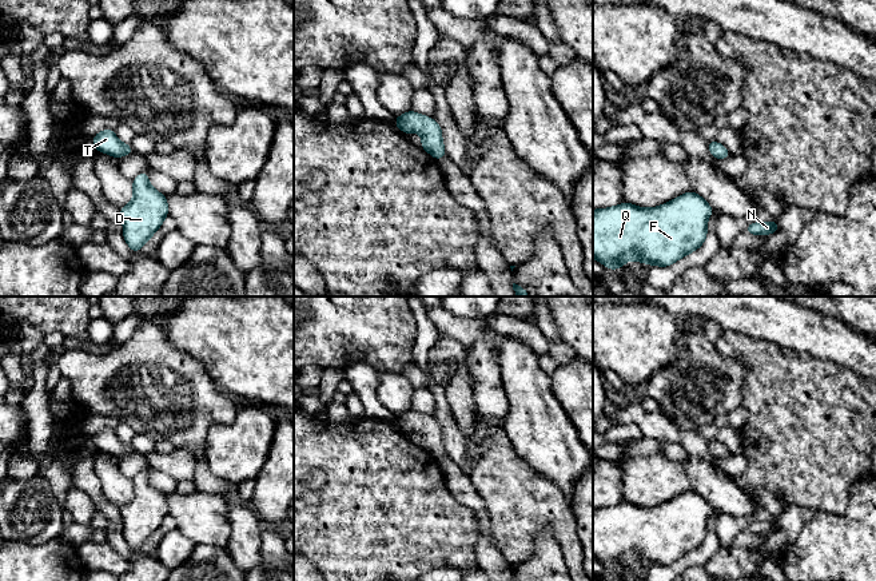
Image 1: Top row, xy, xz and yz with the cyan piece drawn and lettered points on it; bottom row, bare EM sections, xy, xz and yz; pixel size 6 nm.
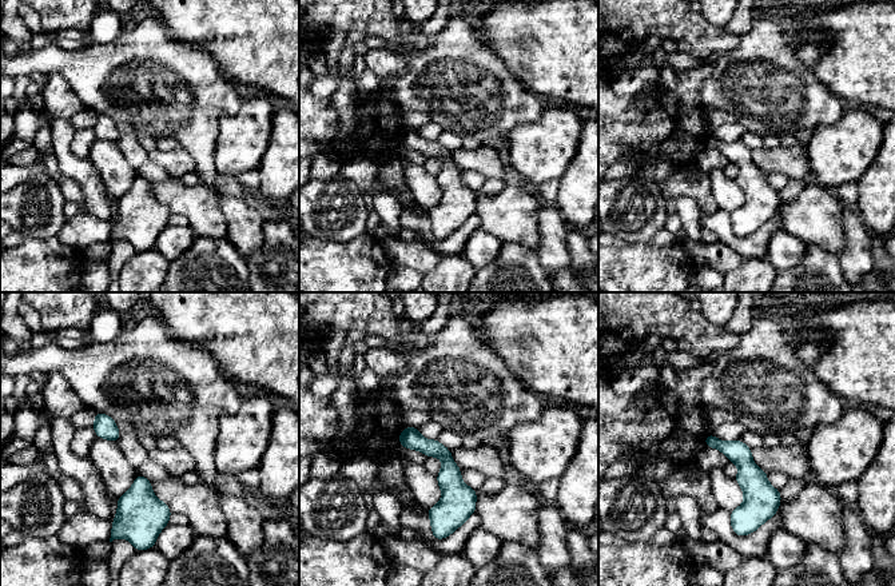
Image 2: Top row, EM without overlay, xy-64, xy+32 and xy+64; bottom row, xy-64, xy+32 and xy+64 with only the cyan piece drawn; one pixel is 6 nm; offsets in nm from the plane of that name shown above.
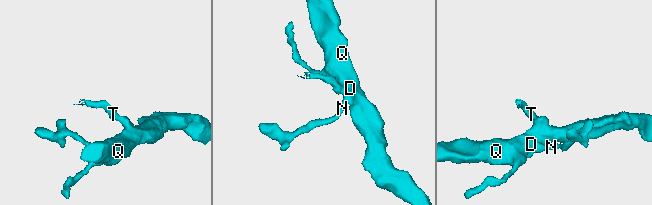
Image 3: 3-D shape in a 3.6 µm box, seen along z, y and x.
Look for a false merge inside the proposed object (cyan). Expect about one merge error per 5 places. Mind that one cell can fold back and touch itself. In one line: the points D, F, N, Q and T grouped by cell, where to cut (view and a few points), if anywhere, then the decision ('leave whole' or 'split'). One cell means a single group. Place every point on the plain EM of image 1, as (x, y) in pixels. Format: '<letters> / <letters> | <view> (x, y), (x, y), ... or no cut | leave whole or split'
D F N Q T | no cut | leave whole

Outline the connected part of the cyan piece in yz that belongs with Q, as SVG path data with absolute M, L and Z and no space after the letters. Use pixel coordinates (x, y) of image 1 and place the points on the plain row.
M693 490L653 508L624 501L593 509L593 557L609 569L629 558L668 566L702 545L713 509Z

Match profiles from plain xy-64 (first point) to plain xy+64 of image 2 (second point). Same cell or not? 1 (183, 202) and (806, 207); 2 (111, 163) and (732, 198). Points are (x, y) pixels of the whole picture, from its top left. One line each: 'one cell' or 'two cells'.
1: one cell
2: one cell

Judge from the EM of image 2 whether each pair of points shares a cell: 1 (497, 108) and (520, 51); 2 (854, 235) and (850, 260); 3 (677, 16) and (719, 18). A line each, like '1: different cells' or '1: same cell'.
1: different cells
2: same cell
3: different cells

